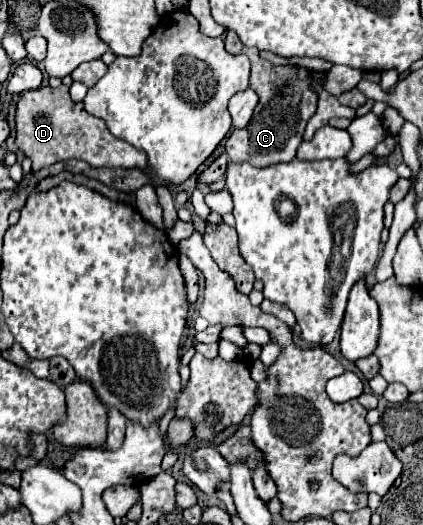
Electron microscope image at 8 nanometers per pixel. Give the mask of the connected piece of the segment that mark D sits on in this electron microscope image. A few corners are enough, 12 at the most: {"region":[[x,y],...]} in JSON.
{"region":[[68,86],[28,90],[16,146],[32,172],[62,160],[140,168],[142,150],[72,102]]}

